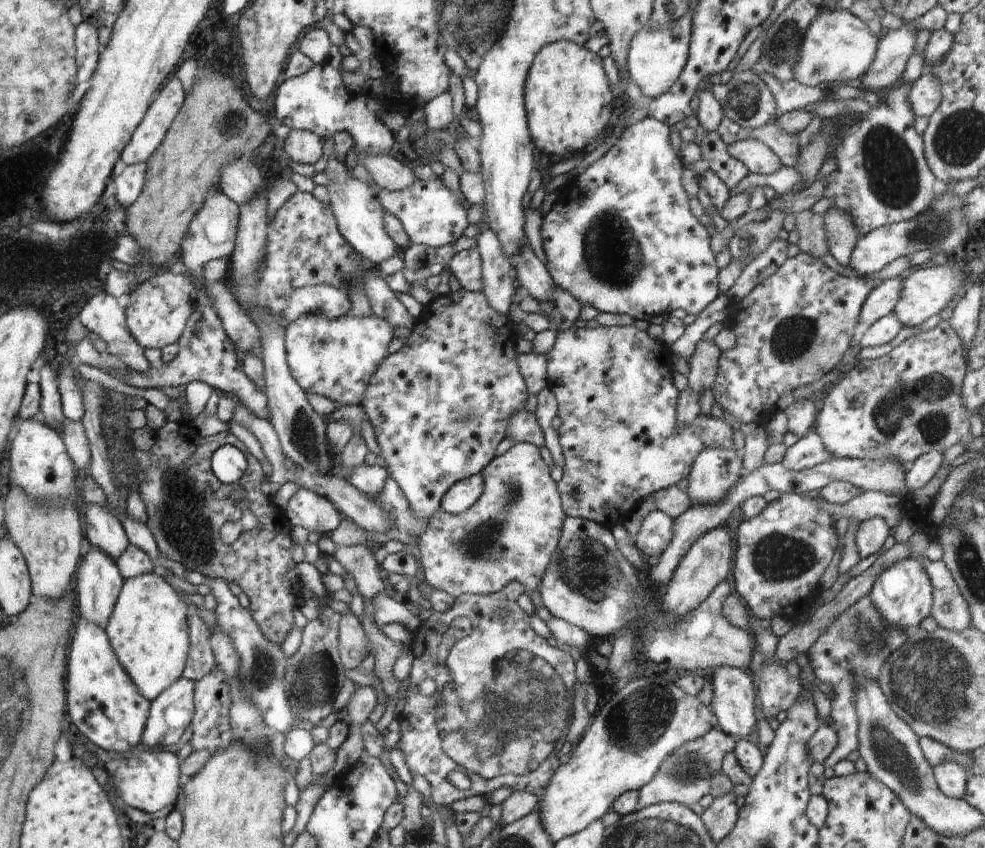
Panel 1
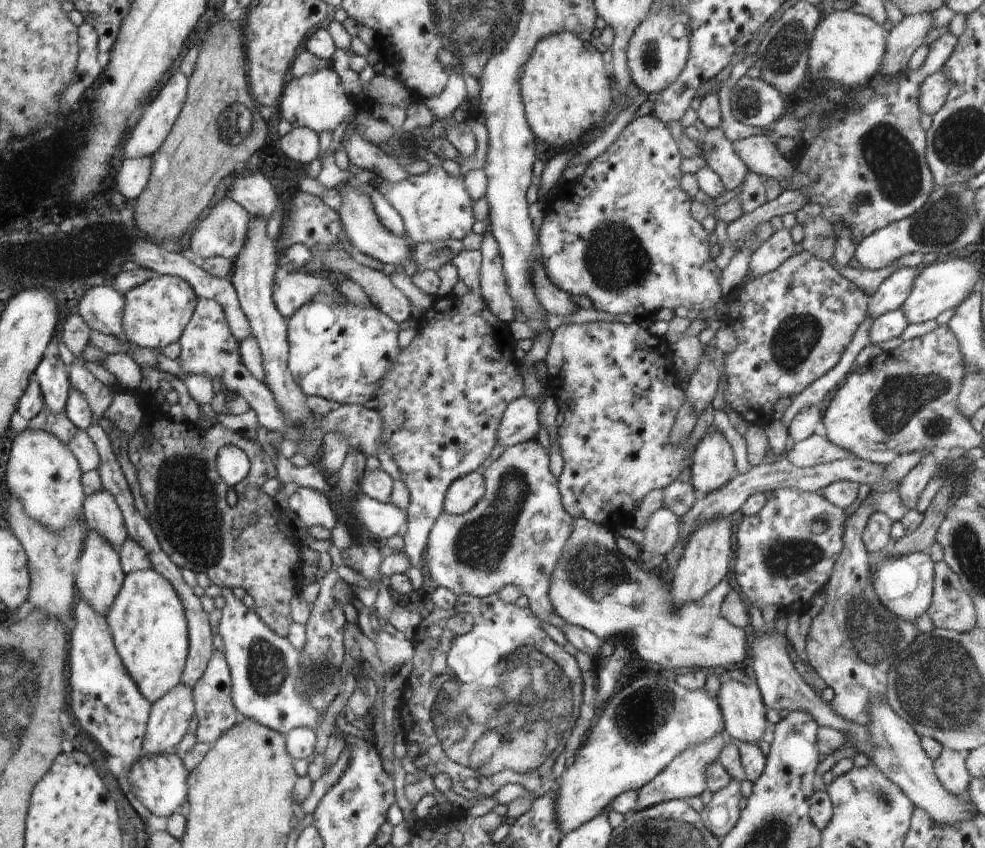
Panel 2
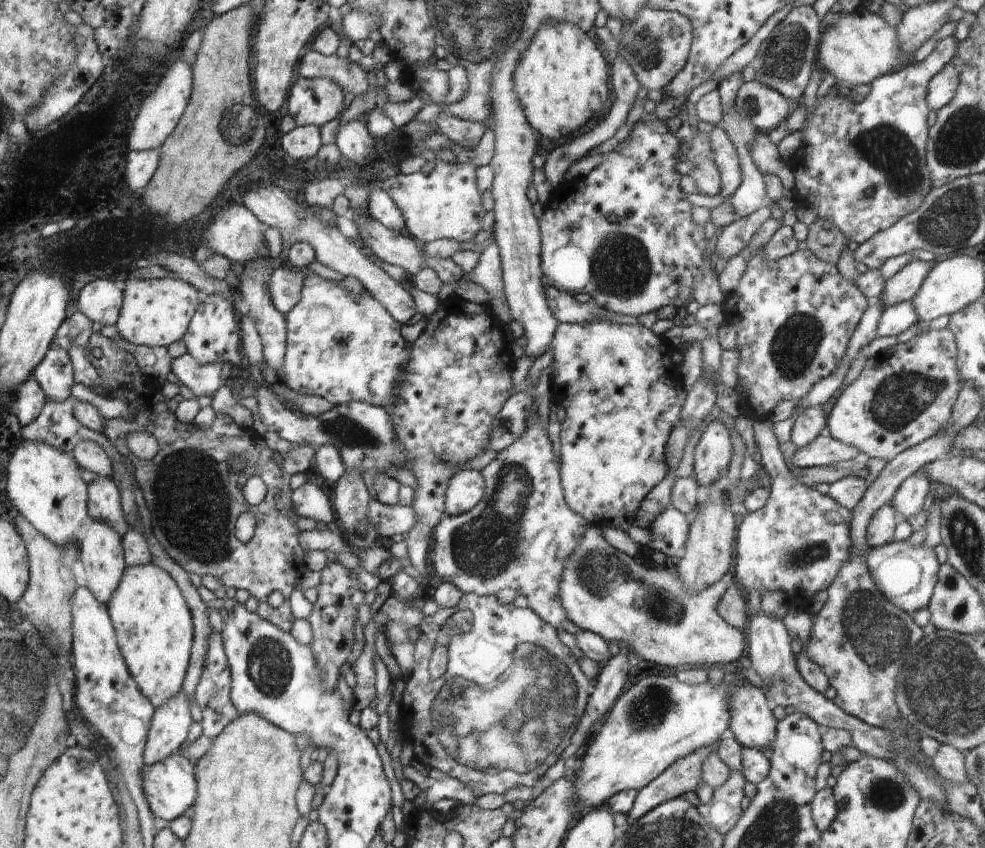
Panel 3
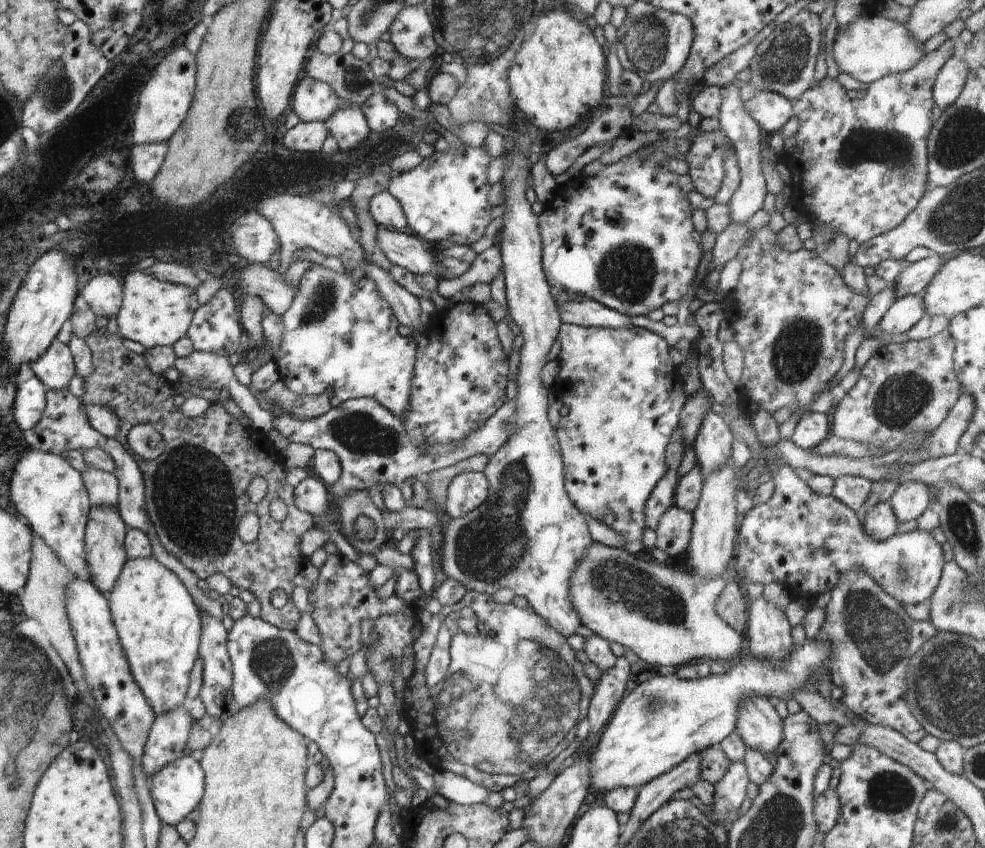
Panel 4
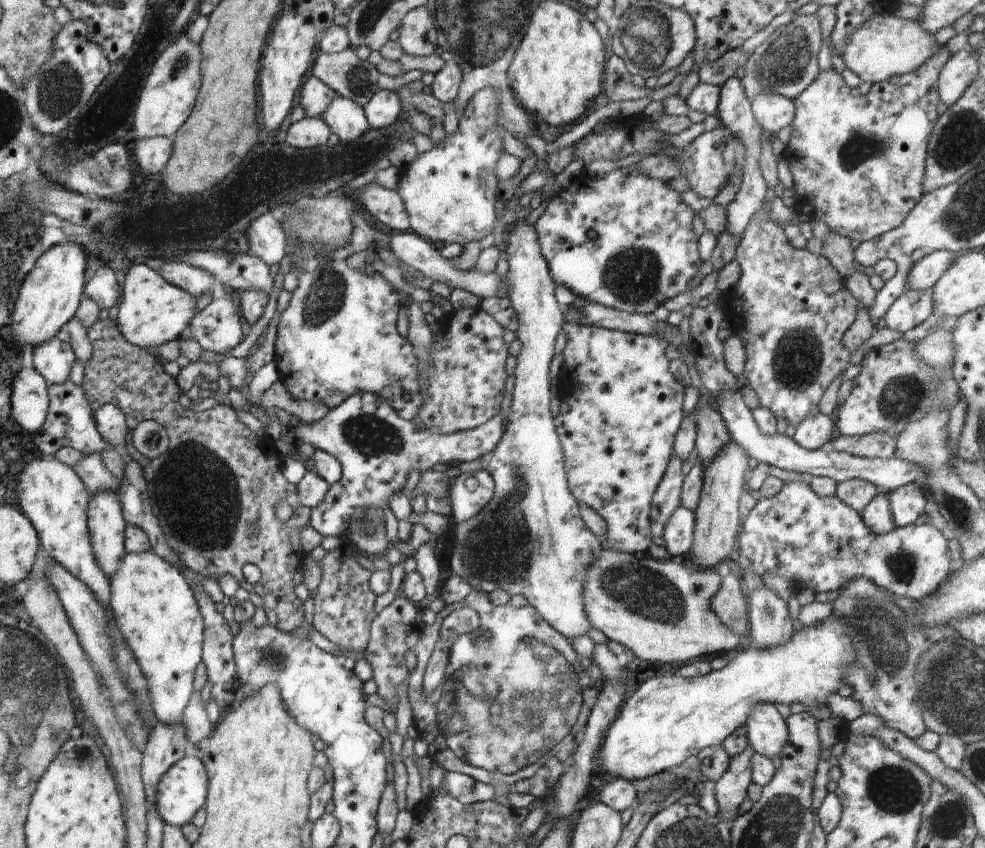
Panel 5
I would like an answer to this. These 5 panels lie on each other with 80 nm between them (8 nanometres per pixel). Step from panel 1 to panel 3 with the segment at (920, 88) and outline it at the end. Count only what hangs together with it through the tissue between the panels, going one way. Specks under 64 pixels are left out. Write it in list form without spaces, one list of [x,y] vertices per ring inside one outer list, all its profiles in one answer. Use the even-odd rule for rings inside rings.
[[[950,62],[928,83],[926,102],[929,110],[938,112],[945,107],[955,95],[958,85],[959,72],[954,62]]]

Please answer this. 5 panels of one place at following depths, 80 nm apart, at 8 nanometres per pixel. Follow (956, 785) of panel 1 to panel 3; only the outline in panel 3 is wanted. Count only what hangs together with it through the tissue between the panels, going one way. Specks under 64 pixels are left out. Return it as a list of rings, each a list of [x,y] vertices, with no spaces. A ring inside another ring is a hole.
[[[940,745],[930,762],[937,774],[945,781],[953,785],[963,785],[969,782],[965,769],[965,753],[956,750],[953,746]]]

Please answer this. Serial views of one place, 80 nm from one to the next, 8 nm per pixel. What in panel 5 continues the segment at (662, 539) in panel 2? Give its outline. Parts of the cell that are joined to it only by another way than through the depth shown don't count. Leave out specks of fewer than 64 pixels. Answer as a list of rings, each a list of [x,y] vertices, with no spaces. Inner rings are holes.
[[[678,507],[664,525],[661,537],[671,558],[680,559],[693,543],[696,524],[695,514],[686,507]]]

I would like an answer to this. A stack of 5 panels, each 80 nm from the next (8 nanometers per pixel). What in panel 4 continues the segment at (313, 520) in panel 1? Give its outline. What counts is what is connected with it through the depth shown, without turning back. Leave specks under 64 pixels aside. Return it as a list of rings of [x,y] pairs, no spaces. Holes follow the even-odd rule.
[[[307,476],[294,489],[295,505],[305,513],[310,513],[315,518],[328,515],[328,497],[326,486],[322,480]]]

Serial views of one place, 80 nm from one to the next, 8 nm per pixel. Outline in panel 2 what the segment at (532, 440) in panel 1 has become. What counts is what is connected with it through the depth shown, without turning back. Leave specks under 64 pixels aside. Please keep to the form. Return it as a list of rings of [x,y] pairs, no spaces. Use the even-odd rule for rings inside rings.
[[[523,395],[512,400],[504,410],[496,432],[496,444],[510,447],[526,440],[534,440],[538,437],[539,430],[539,405]]]

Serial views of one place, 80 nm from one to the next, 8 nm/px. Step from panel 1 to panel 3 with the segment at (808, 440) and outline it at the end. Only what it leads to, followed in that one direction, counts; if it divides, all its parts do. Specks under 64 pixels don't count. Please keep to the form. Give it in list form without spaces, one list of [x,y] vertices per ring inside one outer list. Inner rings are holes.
[[[825,426],[814,440],[799,448],[792,456],[795,467],[821,467],[833,465],[850,459],[861,459],[861,454],[856,447],[840,442],[829,433]]]

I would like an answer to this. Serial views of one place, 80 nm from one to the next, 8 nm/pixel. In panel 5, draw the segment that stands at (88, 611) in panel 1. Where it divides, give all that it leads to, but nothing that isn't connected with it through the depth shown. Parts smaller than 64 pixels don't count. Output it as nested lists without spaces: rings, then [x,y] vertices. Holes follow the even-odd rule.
[[[94,493],[88,508],[91,545],[95,559],[108,579],[120,570],[125,549],[125,528],[122,507],[116,493]]]

